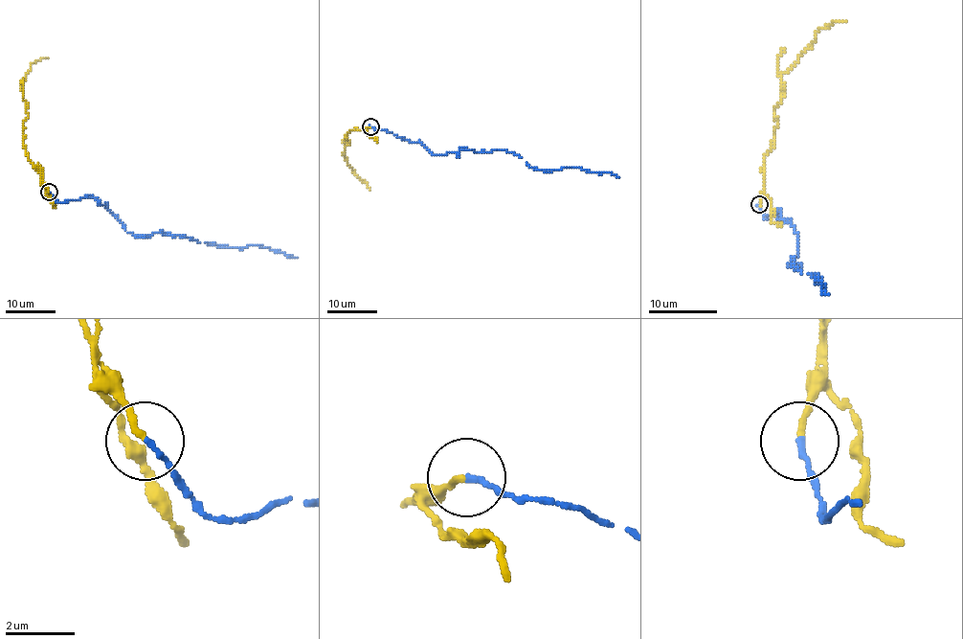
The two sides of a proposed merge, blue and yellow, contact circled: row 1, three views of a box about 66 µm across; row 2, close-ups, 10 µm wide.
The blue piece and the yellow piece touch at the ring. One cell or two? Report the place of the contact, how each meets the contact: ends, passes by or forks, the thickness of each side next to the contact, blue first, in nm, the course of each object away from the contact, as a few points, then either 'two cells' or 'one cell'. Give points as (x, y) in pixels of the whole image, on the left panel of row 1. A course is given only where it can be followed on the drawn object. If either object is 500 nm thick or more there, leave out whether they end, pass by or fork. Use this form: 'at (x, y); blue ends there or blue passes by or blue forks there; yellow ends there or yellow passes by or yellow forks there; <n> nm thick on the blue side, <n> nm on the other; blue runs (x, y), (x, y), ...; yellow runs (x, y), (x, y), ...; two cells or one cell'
at (49, 192); blue ends there; yellow ends there; 160 nm thick on the blue side, 170 nm on the other; blue runs (48, 192), (61, 203), (95, 197), (134, 236), (186, 236), (220, 247), (260, 245), (297, 258); yellow runs (48, 192), (42, 173), (25, 149), (23, 121), (27, 113), (22, 82), (31, 63), (48, 57); two cells

